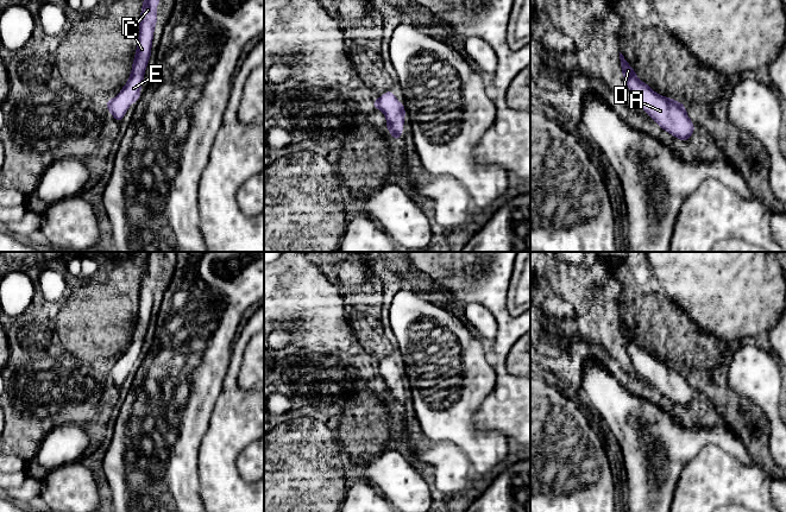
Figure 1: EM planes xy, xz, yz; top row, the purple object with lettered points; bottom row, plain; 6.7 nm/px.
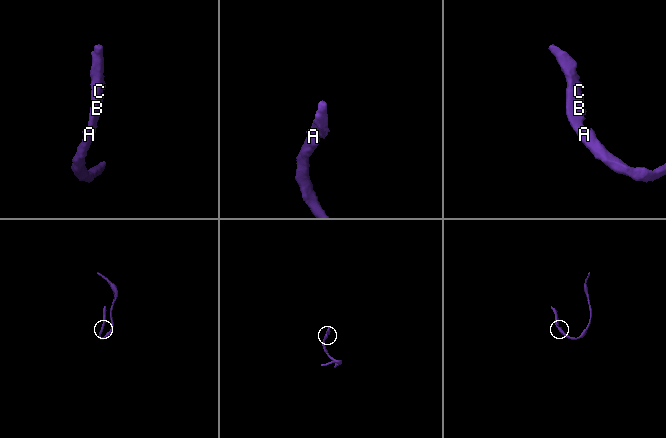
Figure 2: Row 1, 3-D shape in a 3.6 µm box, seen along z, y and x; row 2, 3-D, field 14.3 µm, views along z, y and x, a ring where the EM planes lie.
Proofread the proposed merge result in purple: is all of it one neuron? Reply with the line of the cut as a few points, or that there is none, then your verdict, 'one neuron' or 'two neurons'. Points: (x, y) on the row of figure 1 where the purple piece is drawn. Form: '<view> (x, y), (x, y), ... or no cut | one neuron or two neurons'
no cut | one neuron

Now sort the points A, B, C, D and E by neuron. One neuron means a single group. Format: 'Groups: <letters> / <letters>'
Groups: A B C D E

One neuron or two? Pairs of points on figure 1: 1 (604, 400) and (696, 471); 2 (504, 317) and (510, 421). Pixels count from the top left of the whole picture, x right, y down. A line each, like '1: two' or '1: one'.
1: two
2: one

